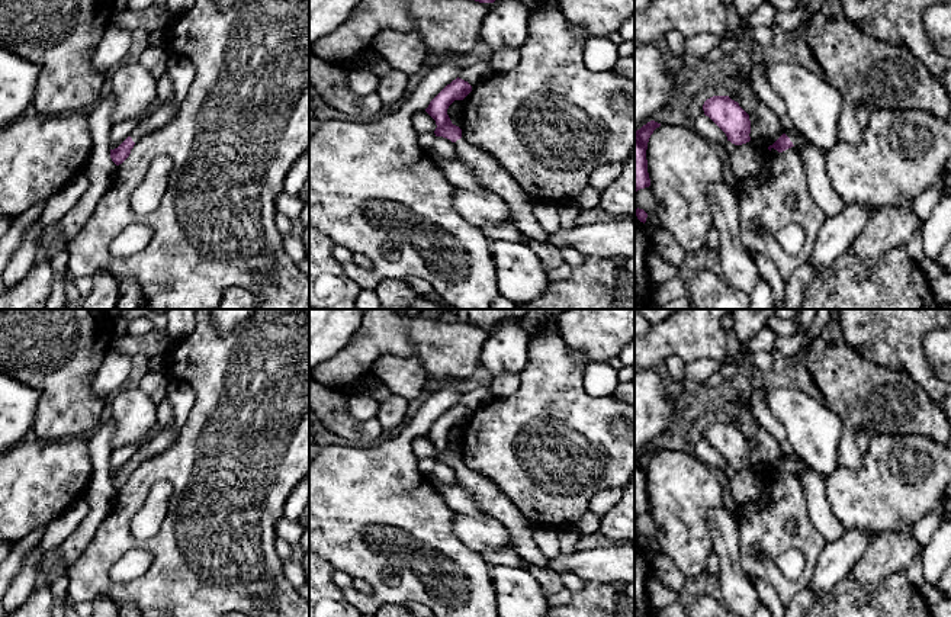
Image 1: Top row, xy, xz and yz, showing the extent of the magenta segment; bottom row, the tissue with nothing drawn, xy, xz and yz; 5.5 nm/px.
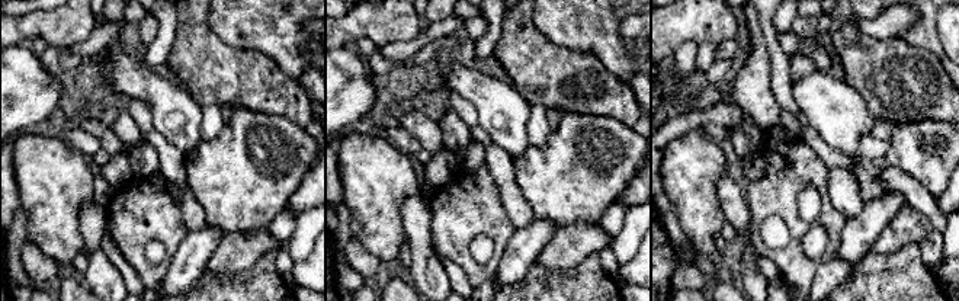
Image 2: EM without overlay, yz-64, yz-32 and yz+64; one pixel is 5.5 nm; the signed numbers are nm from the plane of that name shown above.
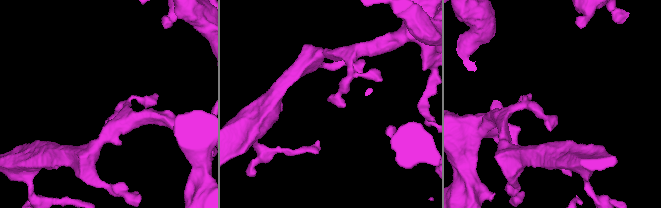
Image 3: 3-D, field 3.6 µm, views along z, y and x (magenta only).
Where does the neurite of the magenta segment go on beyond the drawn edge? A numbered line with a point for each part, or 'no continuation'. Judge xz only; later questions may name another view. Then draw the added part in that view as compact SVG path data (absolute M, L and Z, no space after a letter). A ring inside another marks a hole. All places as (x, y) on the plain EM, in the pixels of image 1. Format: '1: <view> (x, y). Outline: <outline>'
1: xz (492, 503). Outline: M463 463L457 465L454 470L457 482L473 494L482 512L494 517L510 530L515 550L526 565L549 568L549 557L533 539L536 527L517 510L510 498L491 479Z

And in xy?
1: xy (167, 436). Outline: M167 398L157 405L157 420L161 427L157 437L144 441L131 457L134 467L168 450L179 437L174 430L173 408Z

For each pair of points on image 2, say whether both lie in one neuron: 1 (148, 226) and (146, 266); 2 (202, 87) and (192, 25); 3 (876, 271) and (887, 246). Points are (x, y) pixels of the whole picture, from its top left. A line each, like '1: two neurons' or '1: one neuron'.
1: one neuron
2: one neuron
3: two neurons

